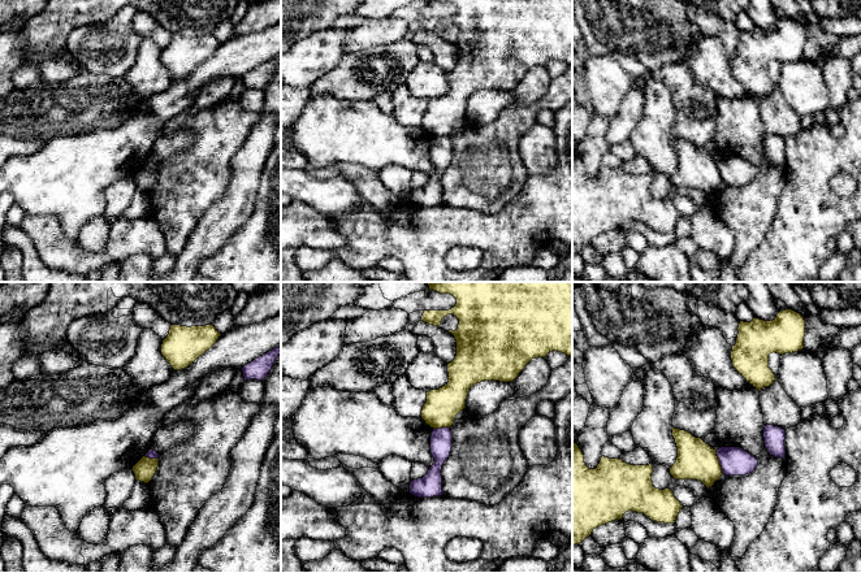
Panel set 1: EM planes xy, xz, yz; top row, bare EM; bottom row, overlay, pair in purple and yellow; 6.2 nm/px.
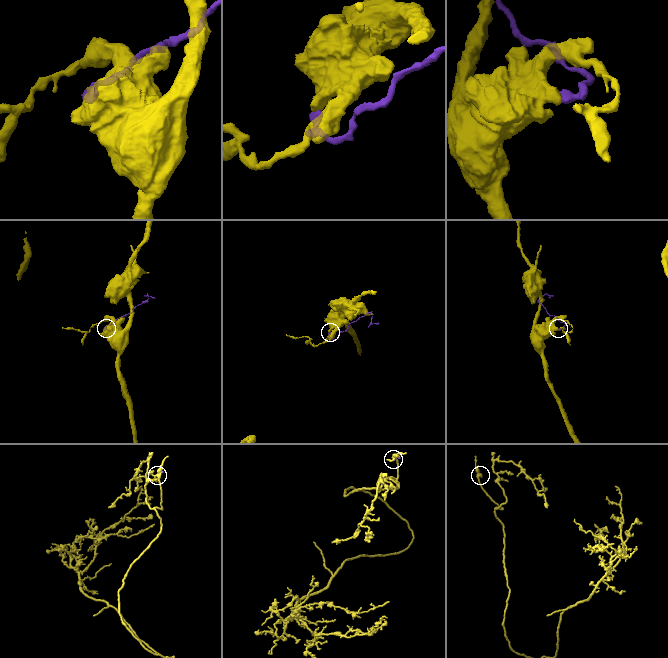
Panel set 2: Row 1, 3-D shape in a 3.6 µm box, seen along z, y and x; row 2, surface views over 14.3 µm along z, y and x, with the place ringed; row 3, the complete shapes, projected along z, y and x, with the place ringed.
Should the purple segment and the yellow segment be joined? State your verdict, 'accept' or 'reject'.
reject

